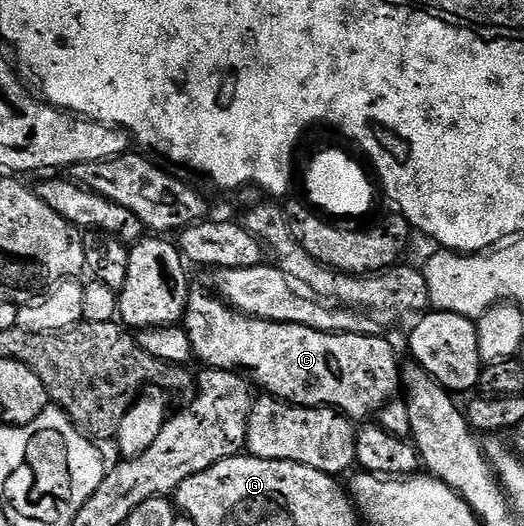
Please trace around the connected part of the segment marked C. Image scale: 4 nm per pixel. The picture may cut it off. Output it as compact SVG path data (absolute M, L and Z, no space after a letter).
M191 289L187 300L184 329L194 349L194 358L211 370L237 370L255 387L263 386L267 395L296 406L329 406L351 420L377 415L382 405L391 402L402 384L402 366L394 346L385 336L326 333L300 324L284 324L253 318L233 310L213 293Z

